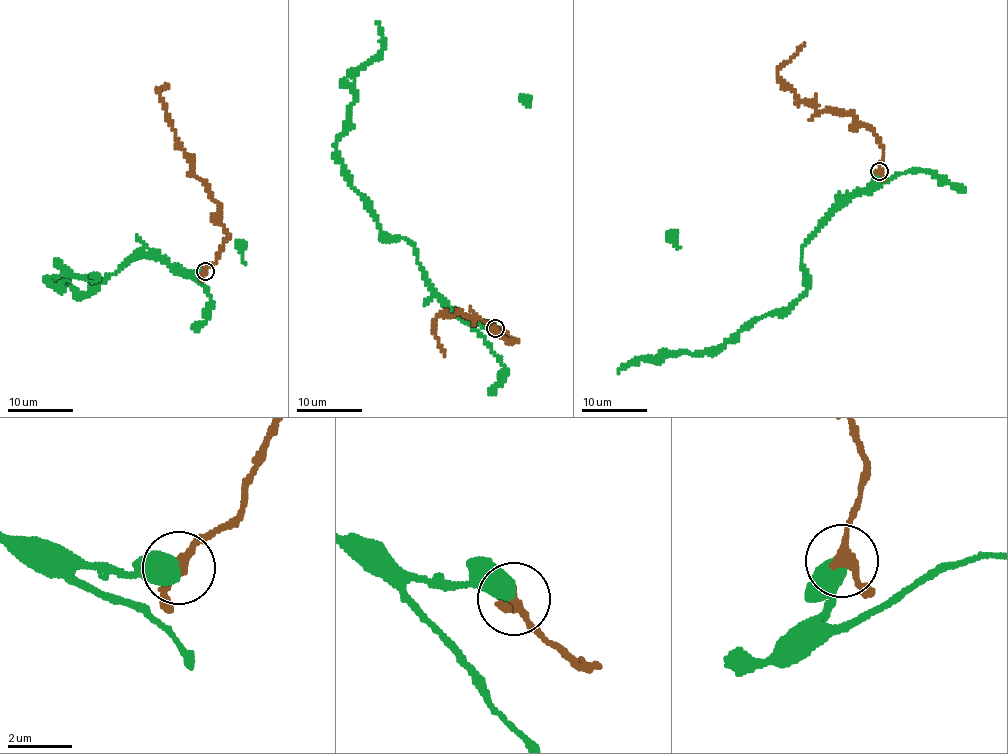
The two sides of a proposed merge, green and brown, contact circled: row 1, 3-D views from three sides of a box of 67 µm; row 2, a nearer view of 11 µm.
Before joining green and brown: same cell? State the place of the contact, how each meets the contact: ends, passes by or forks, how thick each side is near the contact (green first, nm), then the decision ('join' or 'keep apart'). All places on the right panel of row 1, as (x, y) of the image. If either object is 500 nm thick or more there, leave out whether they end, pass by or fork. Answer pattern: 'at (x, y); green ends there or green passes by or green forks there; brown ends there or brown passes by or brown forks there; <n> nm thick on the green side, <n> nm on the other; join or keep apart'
at (879, 171); 600 nm thick on the green side, 240 nm on the other; keep apart

